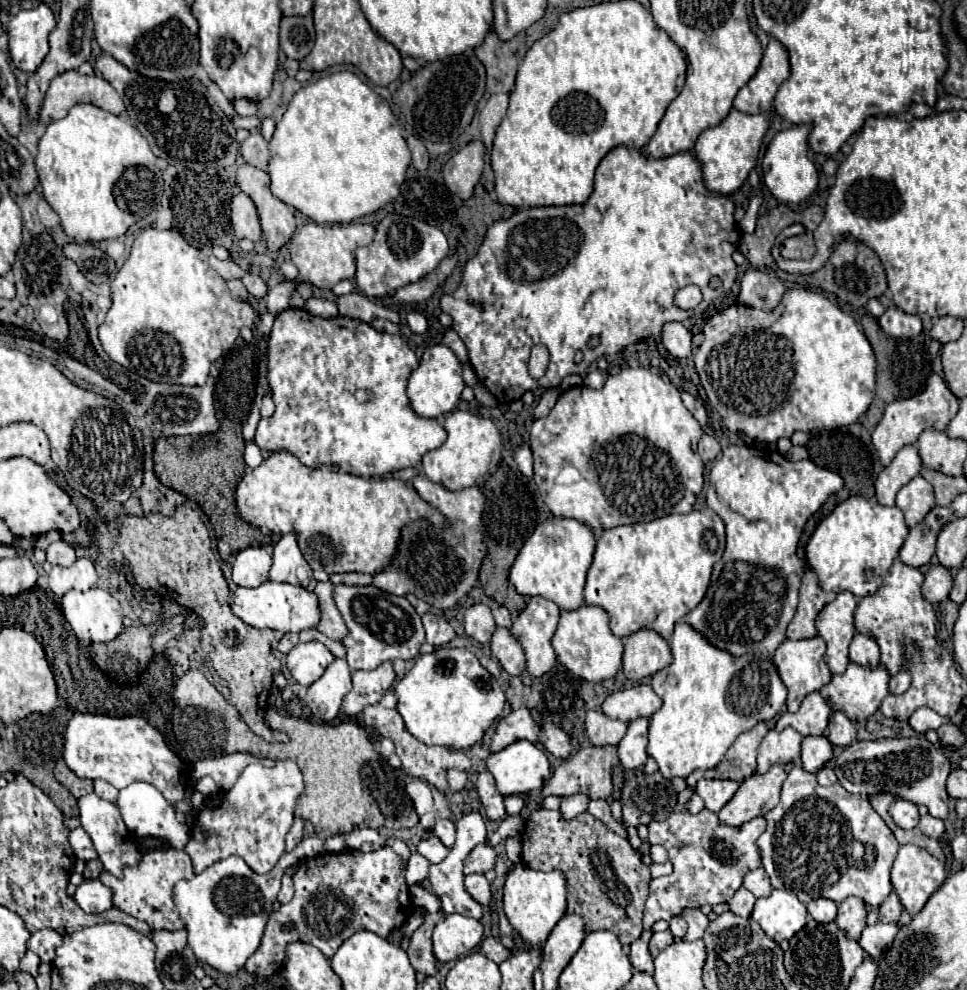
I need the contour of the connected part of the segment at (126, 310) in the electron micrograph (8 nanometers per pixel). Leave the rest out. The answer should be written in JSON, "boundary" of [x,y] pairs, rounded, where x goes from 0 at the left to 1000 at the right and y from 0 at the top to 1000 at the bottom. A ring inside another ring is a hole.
{"boundary":[[[152,229],[142,237],[131,264],[115,286],[115,304],[117,308],[109,324],[102,328],[102,344],[109,357],[129,373],[162,387],[210,389],[218,367],[241,351],[249,330],[260,330],[264,324],[260,308],[245,306],[235,292],[235,284],[218,272],[214,260],[193,247],[189,237],[179,231],[164,233]]]}

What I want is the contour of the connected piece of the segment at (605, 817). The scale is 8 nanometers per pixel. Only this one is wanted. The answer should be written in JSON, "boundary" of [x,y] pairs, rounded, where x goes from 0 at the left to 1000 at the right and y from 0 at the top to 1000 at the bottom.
{"boundary":[[[615,807],[615,809],[609,809],[609,817],[607,817],[615,827],[619,827],[619,829],[624,829],[630,837],[634,837],[638,843],[642,843],[642,845],[648,845],[648,837],[644,835],[644,831],[640,831],[640,829],[636,829],[634,825],[632,825],[632,817],[630,817],[630,813],[628,813],[628,809],[624,809],[624,807]]]}

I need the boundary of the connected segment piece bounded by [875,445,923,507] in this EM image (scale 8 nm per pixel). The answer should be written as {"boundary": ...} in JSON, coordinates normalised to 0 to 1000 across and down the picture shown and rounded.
{"boundary":[[[938,449],[934,452],[926,464],[921,466],[921,470],[917,470],[907,486],[905,486],[905,500],[907,500],[907,508],[909,510],[917,510],[923,512],[926,510],[926,500],[928,496],[940,488],[946,480],[950,480],[952,476],[952,462],[946,454],[946,449]]]}

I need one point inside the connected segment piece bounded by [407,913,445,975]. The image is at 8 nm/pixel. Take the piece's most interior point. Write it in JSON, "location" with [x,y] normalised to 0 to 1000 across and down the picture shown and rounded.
{"location":[434,963]}

